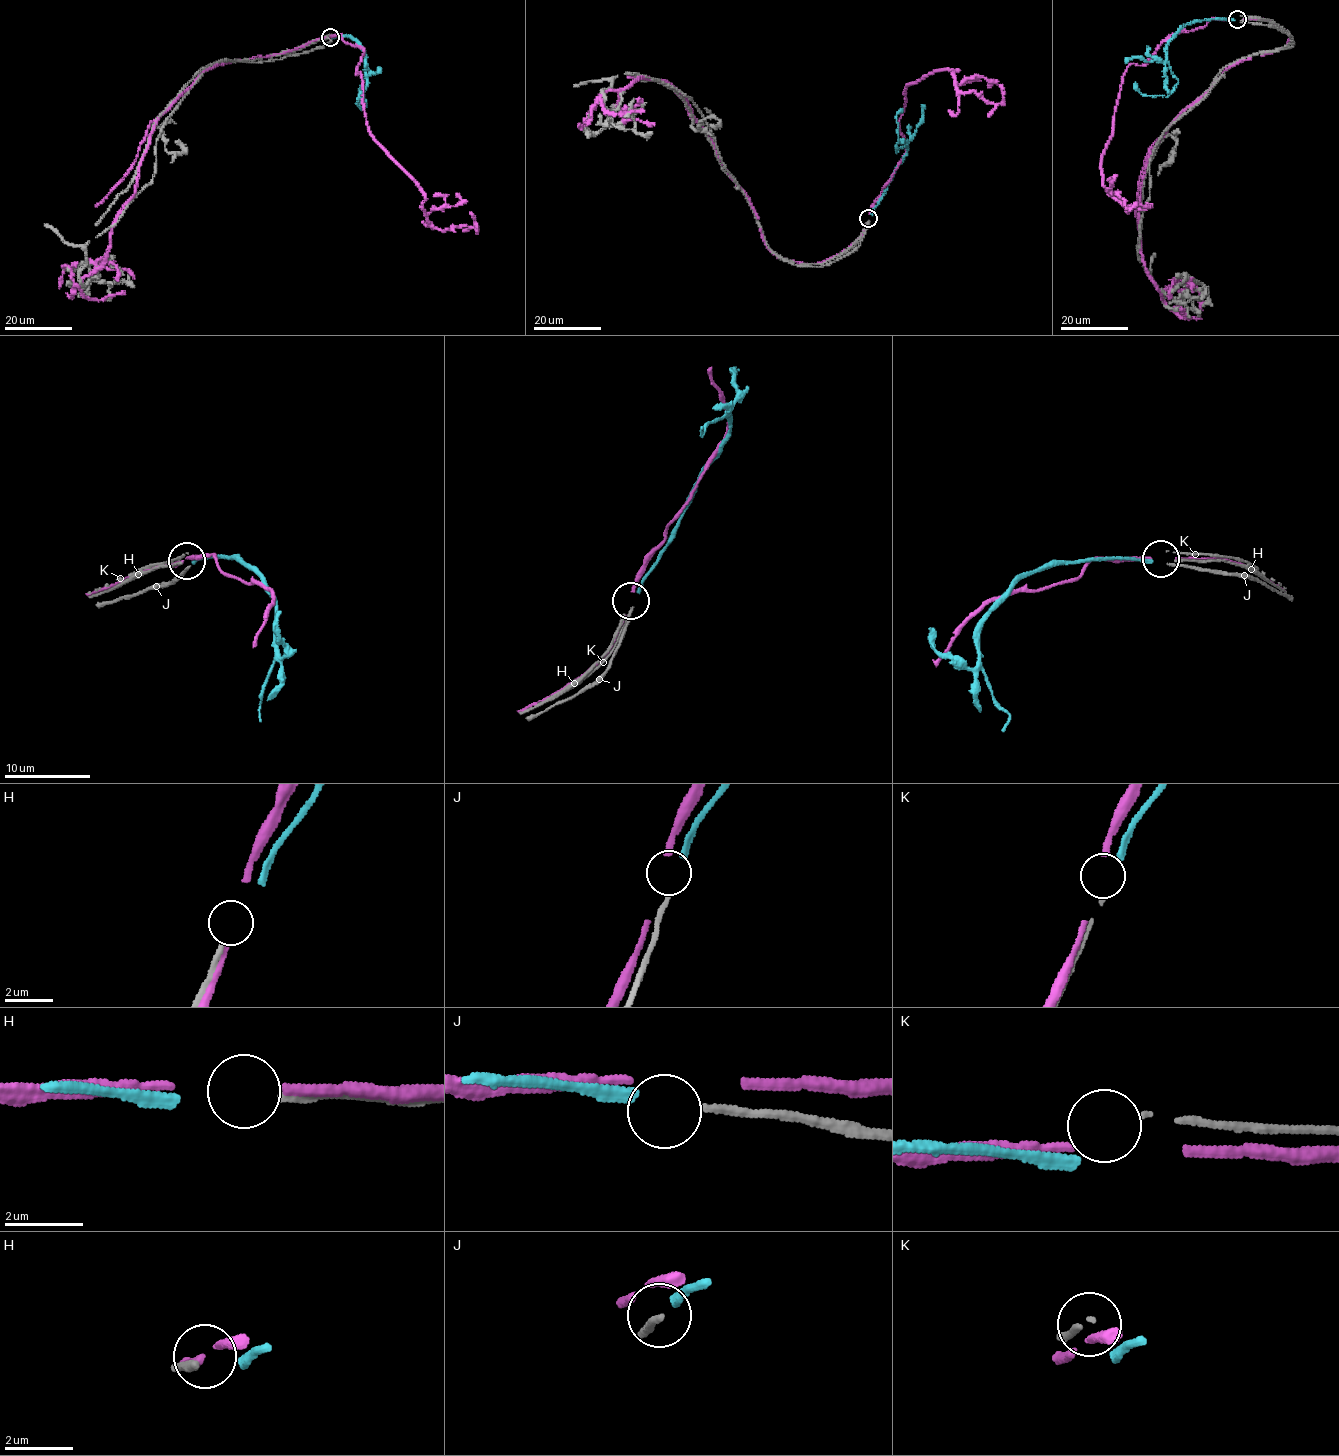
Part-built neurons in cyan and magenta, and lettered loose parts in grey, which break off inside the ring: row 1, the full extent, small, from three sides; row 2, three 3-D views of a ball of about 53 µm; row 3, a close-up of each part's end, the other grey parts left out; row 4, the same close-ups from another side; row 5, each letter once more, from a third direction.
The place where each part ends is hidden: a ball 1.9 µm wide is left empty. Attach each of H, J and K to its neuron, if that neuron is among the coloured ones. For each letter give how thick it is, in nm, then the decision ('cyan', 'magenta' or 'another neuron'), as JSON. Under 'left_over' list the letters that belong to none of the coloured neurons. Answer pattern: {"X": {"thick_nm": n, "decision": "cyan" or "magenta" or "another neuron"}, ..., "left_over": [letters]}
{"H": {"thick_nm": 240, "decision": "another neuron"}, "J": {"thick_nm": 200, "decision": "cyan"}, "K": {"thick_nm": 80, "decision": "another neuron"}, "left_over": ["H", "K"]}

